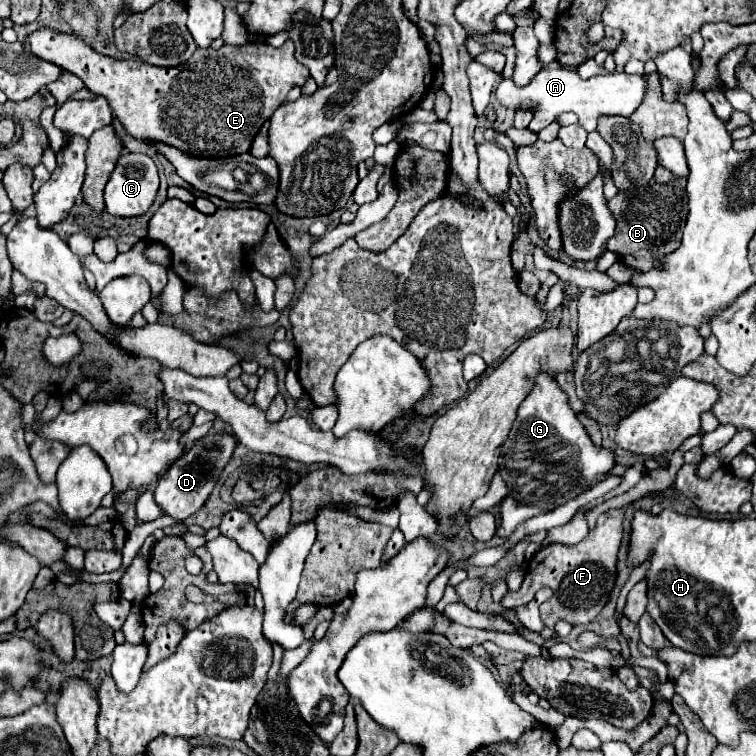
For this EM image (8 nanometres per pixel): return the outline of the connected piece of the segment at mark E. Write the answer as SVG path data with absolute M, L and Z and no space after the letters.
M40 27L38 31L30 33L26 37L26 47L36 57L60 65L70 73L76 73L92 93L104 95L114 115L120 119L120 123L124 123L126 131L132 137L144 143L146 141L166 143L192 157L208 157L208 159L214 157L226 159L226 157L248 153L256 133L272 117L272 113L280 107L280 103L284 103L288 91L294 85L304 85L310 75L308 69L296 61L292 41L286 41L280 49L268 43L246 43L240 47L224 45L220 51L212 47L196 49L192 59L184 63L184 67L152 67L148 63L118 61L108 55L100 55L82 39L50 27Z

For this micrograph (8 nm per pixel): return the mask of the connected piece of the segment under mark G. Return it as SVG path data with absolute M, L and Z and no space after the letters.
M540 373L536 377L536 385L532 389L532 393L524 399L524 403L518 409L518 419L512 425L510 437L502 447L502 455L498 461L498 471L502 475L502 479L506 481L508 487L508 495L526 495L526 497L504 497L500 503L500 515L502 517L501 525L496 528L496 536L508 538L520 523L548 513L576 497L580 497L582 493L590 491L592 487L596 487L600 483L600 477L606 477L616 465L616 453L604 447L598 447L592 443L588 431L582 427L582 423L576 419L576 413L570 409L568 405L568 397L566 393L560 391L560 387L556 385L556 381L550 375Z

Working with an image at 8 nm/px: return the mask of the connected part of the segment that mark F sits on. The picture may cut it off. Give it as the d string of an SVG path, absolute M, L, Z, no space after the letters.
M624 507L606 511L596 521L596 531L590 533L578 545L550 543L542 547L528 563L528 571L524 575L522 587L516 593L506 593L502 605L512 609L518 605L526 605L532 601L534 593L542 587L552 589L552 597L540 605L544 627L554 629L556 621L568 621L570 625L586 625L592 623L604 609L610 599L610 593L616 583L616 563L618 551L624 537Z

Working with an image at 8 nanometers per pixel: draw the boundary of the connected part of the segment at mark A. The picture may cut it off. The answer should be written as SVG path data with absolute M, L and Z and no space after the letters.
M552 65L552 67L540 69L534 75L534 79L524 87L516 85L512 79L502 79L494 91L494 97L506 109L530 111L534 115L530 123L530 131L534 133L548 127L558 115L570 113L570 111L578 115L578 123L586 131L594 131L596 121L602 115L630 117L634 113L634 109L644 99L644 79L642 75L628 75L628 73L608 73L608 75L596 75L590 79L582 79L578 71L572 67Z

